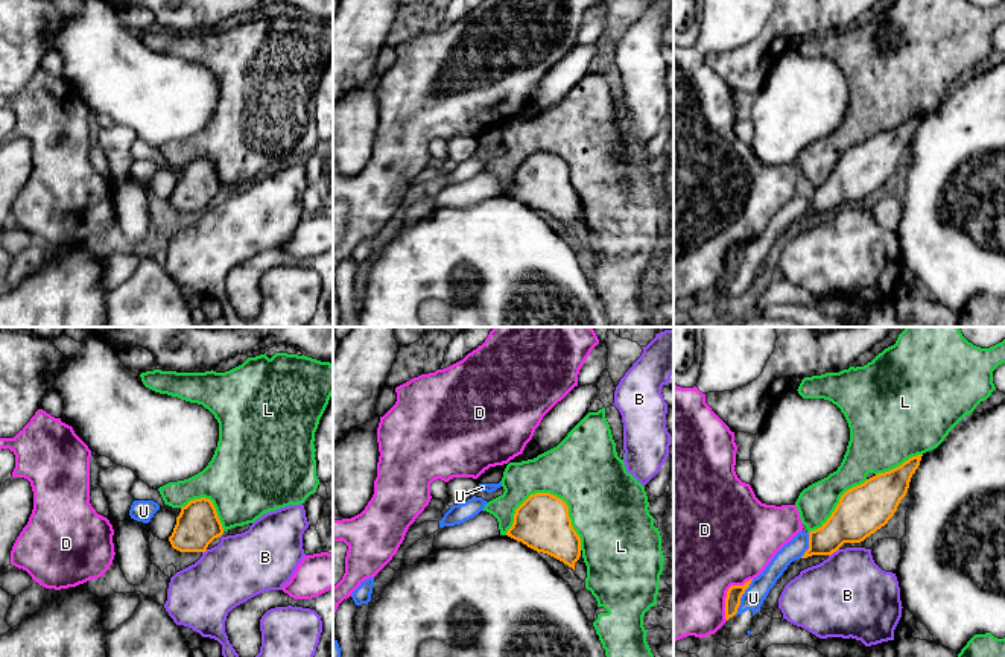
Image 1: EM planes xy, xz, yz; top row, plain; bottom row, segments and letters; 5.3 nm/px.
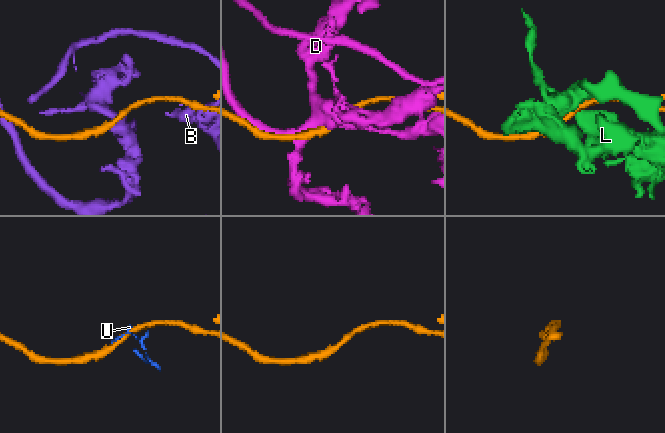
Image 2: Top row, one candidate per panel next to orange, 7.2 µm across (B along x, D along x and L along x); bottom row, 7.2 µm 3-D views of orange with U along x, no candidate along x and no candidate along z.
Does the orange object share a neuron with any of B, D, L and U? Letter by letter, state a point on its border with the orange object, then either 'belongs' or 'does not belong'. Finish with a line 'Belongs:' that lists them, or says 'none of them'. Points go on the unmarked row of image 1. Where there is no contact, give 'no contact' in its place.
B: meets orange in yz at (833, 210); does not belong
D: meets orange in yz at (727, 253); does not belong
L: meets orange in xz at (552, 154); does not belong
U: meets orange in yz at (741, 256); does not belong
Belongs: none of them

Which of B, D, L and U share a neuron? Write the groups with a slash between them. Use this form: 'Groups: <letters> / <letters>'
Groups: B / D / L / U

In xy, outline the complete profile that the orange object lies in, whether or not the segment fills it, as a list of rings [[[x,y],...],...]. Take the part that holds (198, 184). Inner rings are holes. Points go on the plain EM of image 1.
[[[201,157],[181,167],[169,201],[179,211],[205,211],[222,193],[224,187],[213,161]]]

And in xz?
[[[531,154],[514,173],[508,196],[538,213],[547,213],[575,230],[581,216],[581,198],[572,186],[567,163],[550,154]]]

